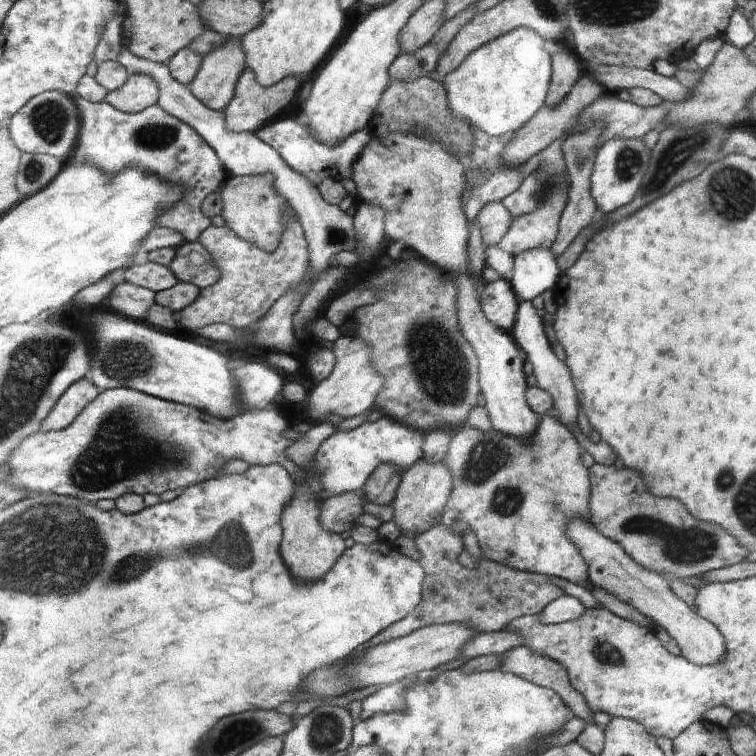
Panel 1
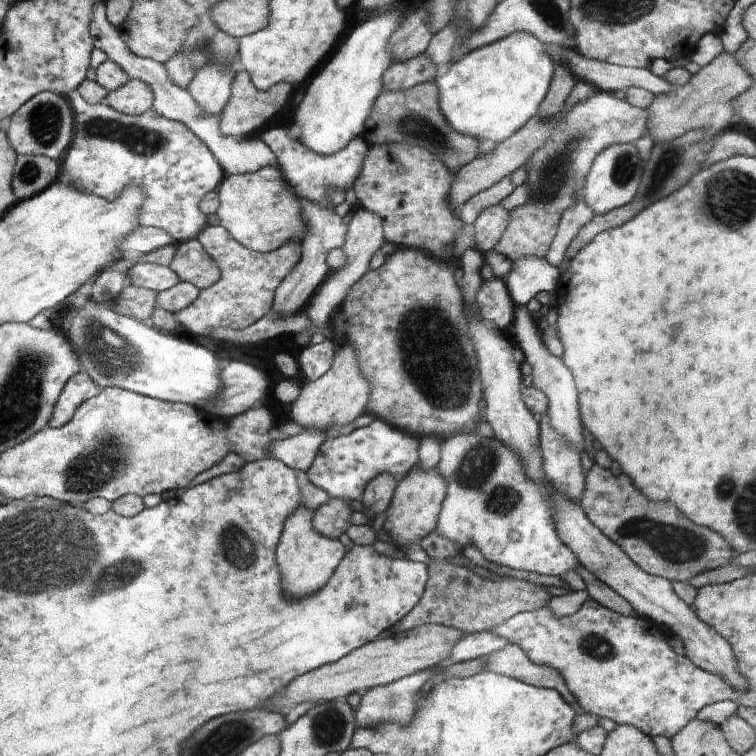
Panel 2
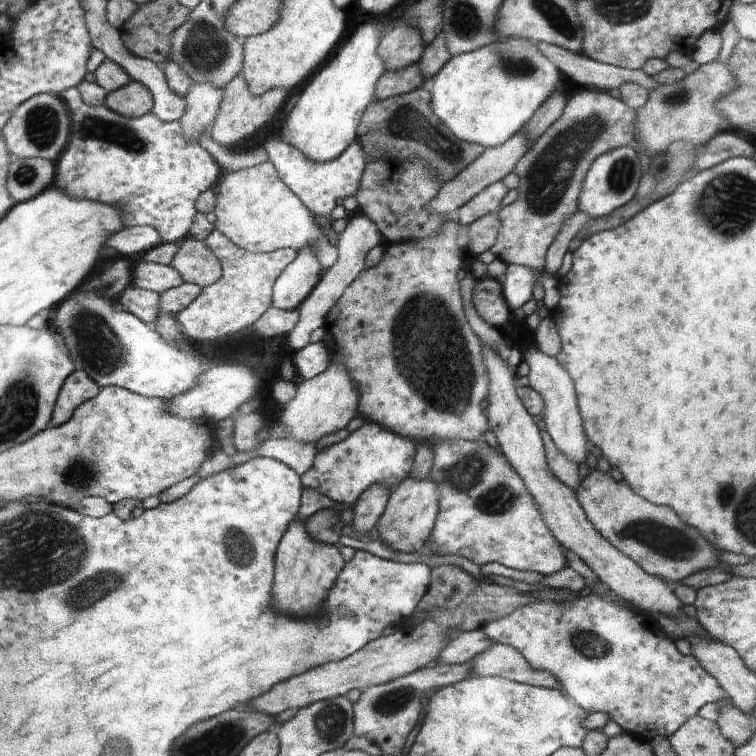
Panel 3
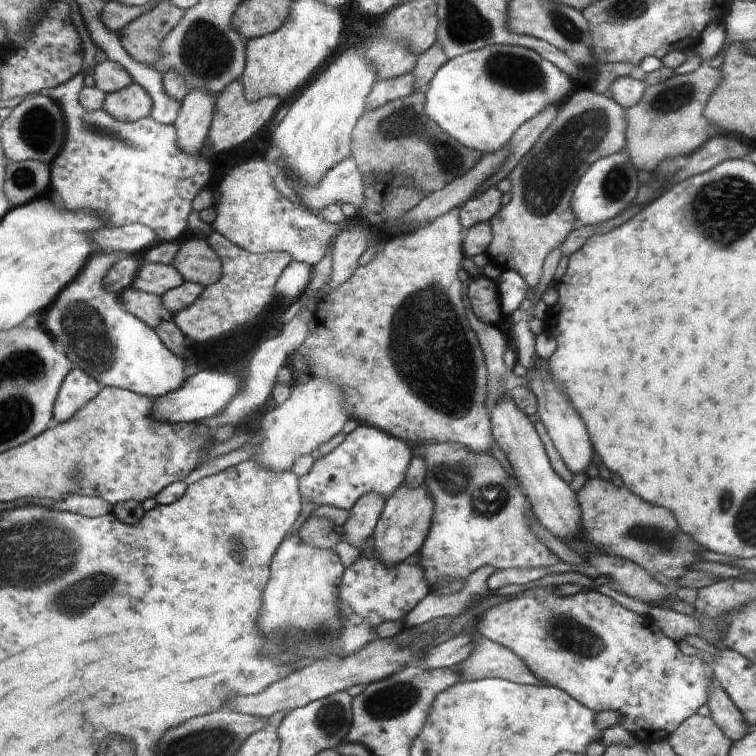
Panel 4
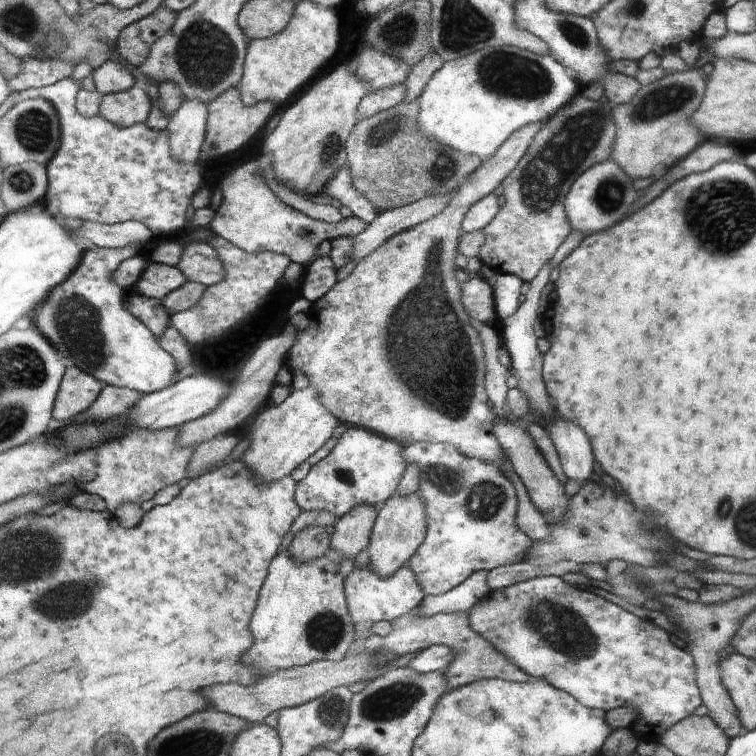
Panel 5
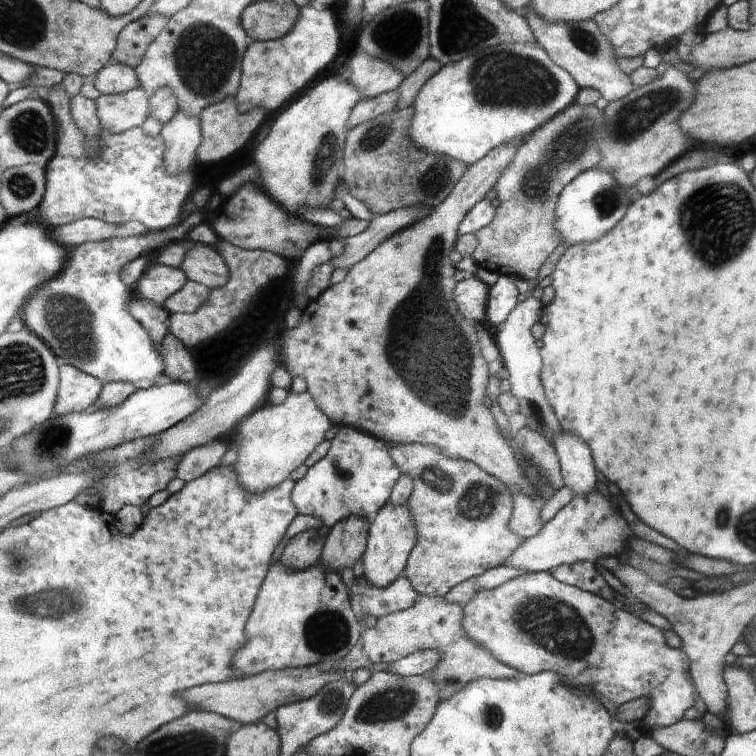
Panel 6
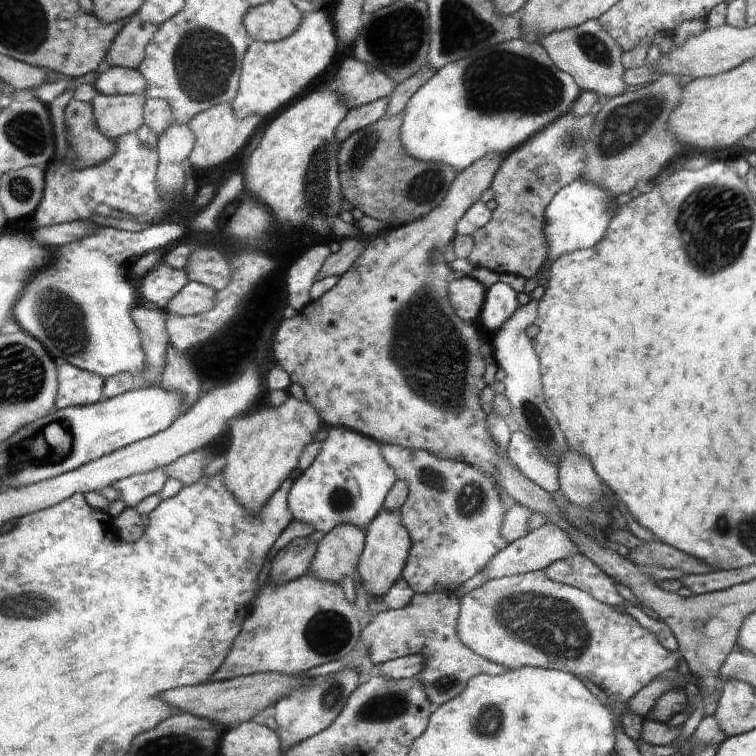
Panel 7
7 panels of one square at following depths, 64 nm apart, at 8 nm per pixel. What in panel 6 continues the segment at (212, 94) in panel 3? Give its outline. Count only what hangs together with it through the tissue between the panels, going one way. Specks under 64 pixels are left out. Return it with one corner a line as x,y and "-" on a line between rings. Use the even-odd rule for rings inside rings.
178,109
163,125
160,136
166,144
165,170
169,174
187,172
196,159
196,150
202,142
202,130
197,116
190,116
186,110

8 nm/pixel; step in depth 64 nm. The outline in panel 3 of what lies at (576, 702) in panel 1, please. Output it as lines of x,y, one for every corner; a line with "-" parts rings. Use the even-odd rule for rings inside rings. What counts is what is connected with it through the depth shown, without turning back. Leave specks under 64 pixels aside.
494,644
473,661
476,676
500,676
514,682
564,692
562,682
546,670
534,670
521,651
508,644

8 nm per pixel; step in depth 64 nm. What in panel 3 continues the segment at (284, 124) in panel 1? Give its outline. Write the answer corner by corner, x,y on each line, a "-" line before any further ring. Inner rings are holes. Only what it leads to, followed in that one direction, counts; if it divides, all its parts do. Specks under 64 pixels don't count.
280,132
276,134
276,138
266,142
266,150
278,176
298,196
313,216
320,220
326,219
330,205
360,192
361,177
364,176
367,155
365,148
360,146
357,141
350,145
340,157
330,162
324,162
324,164
318,164
318,162
312,162
310,158
306,158
306,154
302,154
294,146
290,146
290,142
287,142

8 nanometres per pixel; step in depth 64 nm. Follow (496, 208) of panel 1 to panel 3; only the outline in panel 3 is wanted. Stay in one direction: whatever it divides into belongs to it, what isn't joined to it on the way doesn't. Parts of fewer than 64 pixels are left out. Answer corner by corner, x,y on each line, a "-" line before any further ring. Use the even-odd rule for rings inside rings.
498,210
474,221
468,230
468,255
473,257
490,250
496,244
500,226
502,222
498,218

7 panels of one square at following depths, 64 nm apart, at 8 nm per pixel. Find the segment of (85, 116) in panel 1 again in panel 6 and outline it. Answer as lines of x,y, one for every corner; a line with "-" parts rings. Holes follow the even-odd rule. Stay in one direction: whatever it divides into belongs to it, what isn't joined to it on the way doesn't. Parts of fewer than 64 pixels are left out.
64,84
50,87
46,102
54,107
58,118
59,138
57,156
46,168
50,170
46,202
38,206
42,222
60,226
95,218
107,223
142,222
150,232
174,228
192,178
189,171
178,175
165,170
166,144
162,136
149,136
142,125
118,134
98,126
98,134
90,136
73,118
71,100

